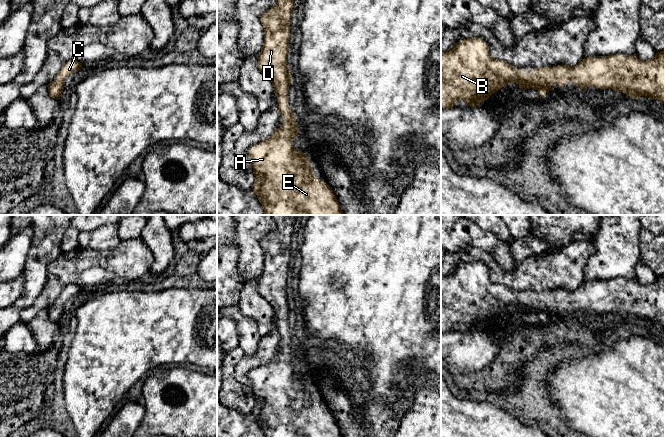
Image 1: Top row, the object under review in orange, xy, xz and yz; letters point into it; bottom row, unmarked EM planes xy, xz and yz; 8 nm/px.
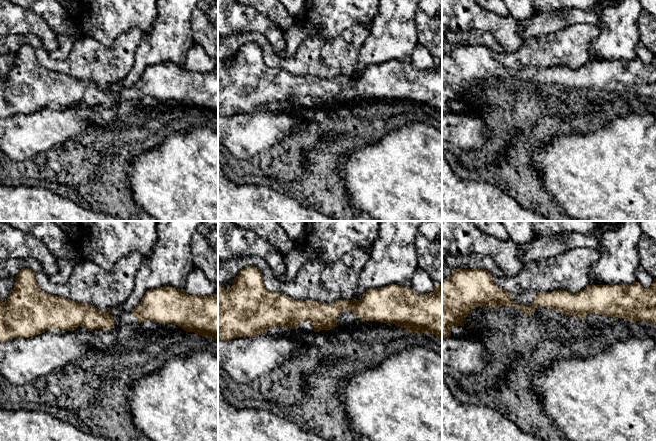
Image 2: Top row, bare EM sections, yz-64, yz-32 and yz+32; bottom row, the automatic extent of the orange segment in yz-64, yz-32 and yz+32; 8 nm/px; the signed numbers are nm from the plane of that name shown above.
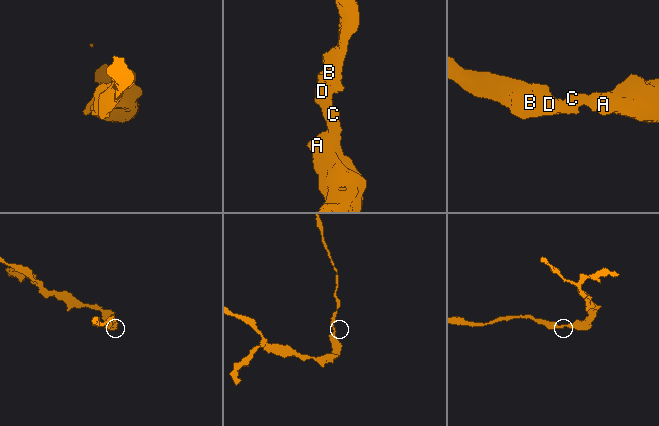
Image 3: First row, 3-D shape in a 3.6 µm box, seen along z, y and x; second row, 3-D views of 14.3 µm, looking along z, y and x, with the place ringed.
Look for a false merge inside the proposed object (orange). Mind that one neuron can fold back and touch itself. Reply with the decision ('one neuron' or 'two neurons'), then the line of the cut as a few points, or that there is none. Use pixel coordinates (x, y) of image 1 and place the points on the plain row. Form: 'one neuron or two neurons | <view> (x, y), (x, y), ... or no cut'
one neuron | no cut

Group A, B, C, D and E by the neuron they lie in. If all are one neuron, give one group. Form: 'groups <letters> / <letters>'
groups A B C D E

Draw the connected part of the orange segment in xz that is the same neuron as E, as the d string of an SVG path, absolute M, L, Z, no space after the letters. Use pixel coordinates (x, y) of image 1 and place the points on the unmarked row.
M271 215L276 228L260 242L264 252L264 269L259 278L258 292L274 311L283 348L265 365L251 370L247 377L256 403L252 410L264 437L343 437L331 412L315 400L309 380L293 369L293 362L301 357L296 341L288 330L288 314L292 305L287 279L290 245L297 215Z

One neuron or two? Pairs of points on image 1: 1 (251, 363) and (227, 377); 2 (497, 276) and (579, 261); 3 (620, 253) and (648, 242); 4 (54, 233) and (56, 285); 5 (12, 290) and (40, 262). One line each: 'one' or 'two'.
1: two
2: one
3: two
4: two
5: two

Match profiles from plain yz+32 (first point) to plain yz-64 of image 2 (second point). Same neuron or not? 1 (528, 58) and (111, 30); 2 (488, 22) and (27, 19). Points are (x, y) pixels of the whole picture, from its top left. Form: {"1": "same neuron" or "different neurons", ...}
{"1": "different neurons", "2": "same neuron"}

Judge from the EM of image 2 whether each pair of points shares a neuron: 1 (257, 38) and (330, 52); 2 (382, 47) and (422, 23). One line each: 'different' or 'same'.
1: same
2: different

